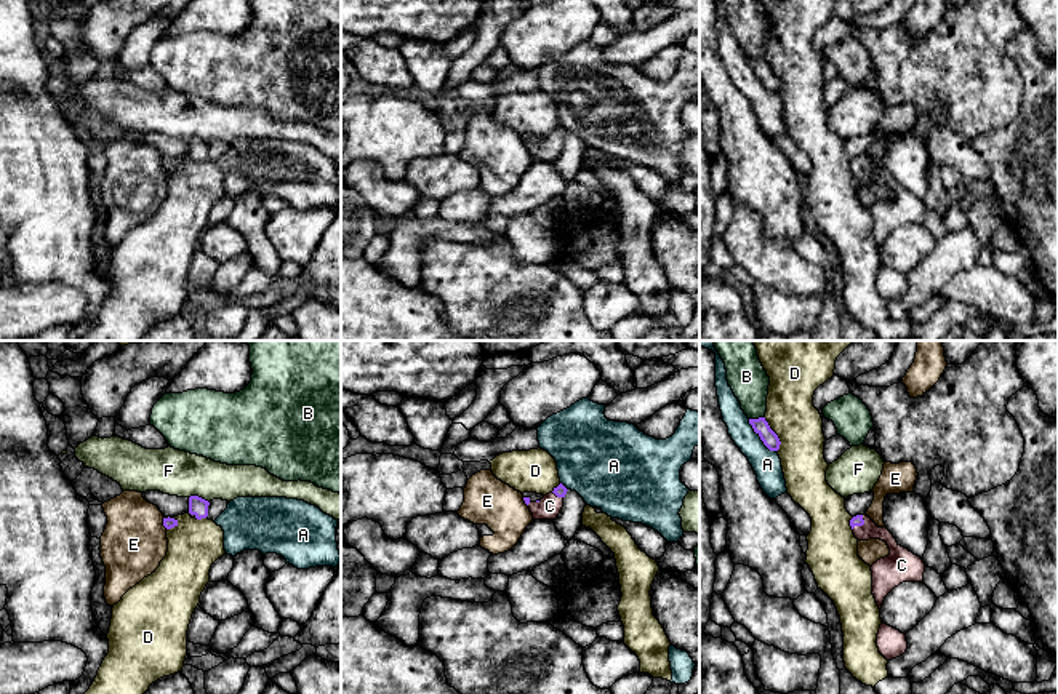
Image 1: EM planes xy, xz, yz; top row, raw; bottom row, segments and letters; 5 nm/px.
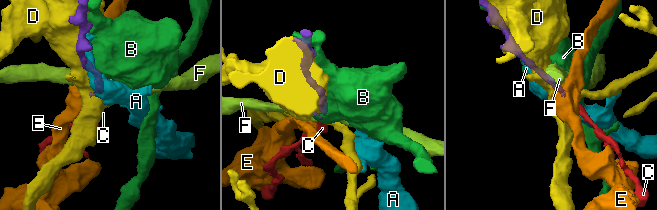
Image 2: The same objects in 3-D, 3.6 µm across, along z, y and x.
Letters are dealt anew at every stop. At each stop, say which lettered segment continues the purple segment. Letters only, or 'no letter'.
C

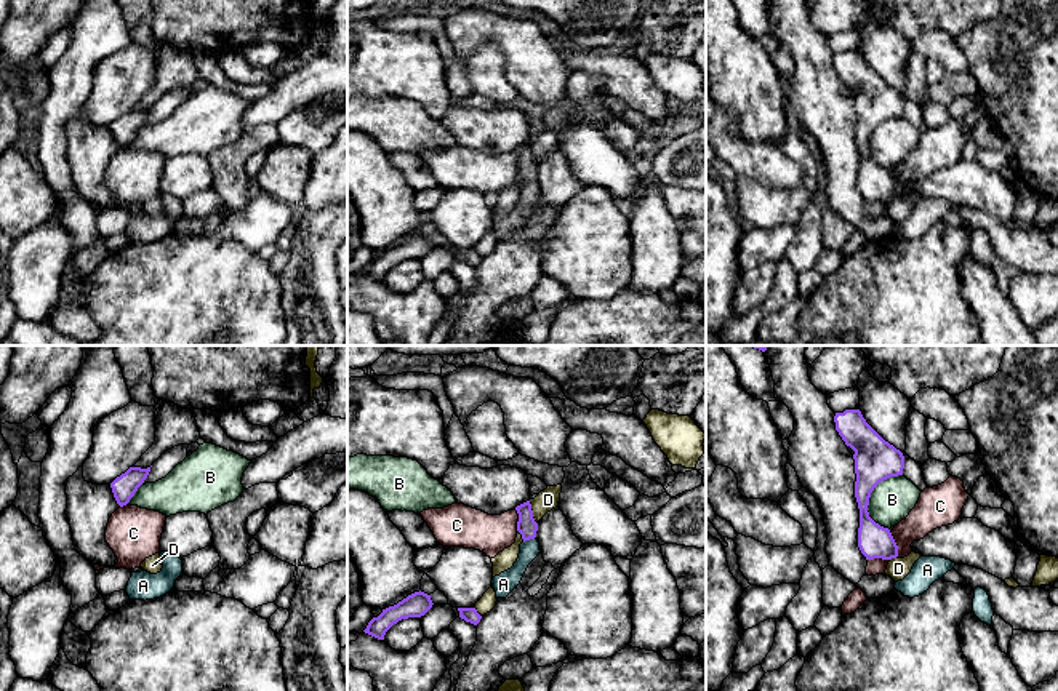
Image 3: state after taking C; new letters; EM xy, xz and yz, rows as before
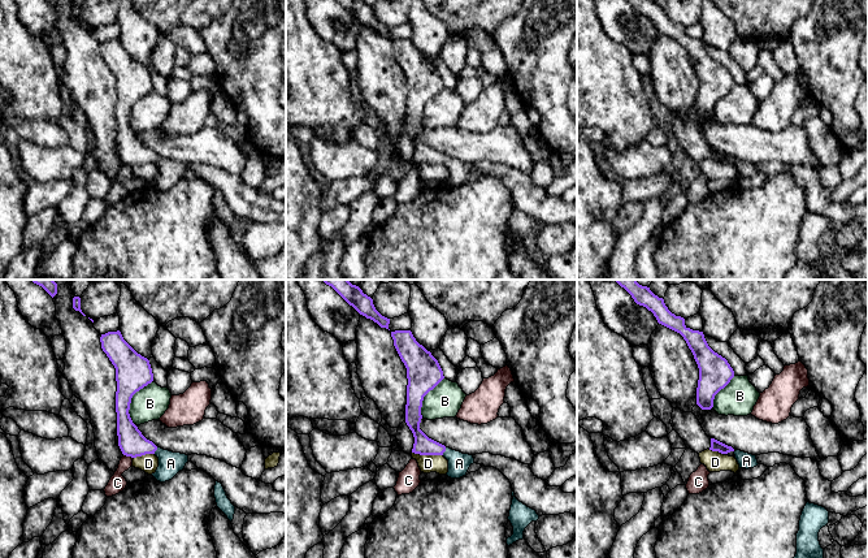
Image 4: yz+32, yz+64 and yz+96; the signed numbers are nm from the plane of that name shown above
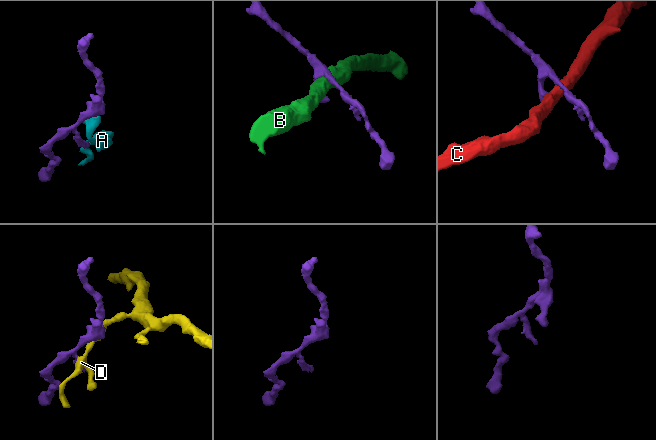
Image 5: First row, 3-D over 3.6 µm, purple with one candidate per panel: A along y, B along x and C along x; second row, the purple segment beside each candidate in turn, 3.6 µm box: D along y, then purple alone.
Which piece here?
A

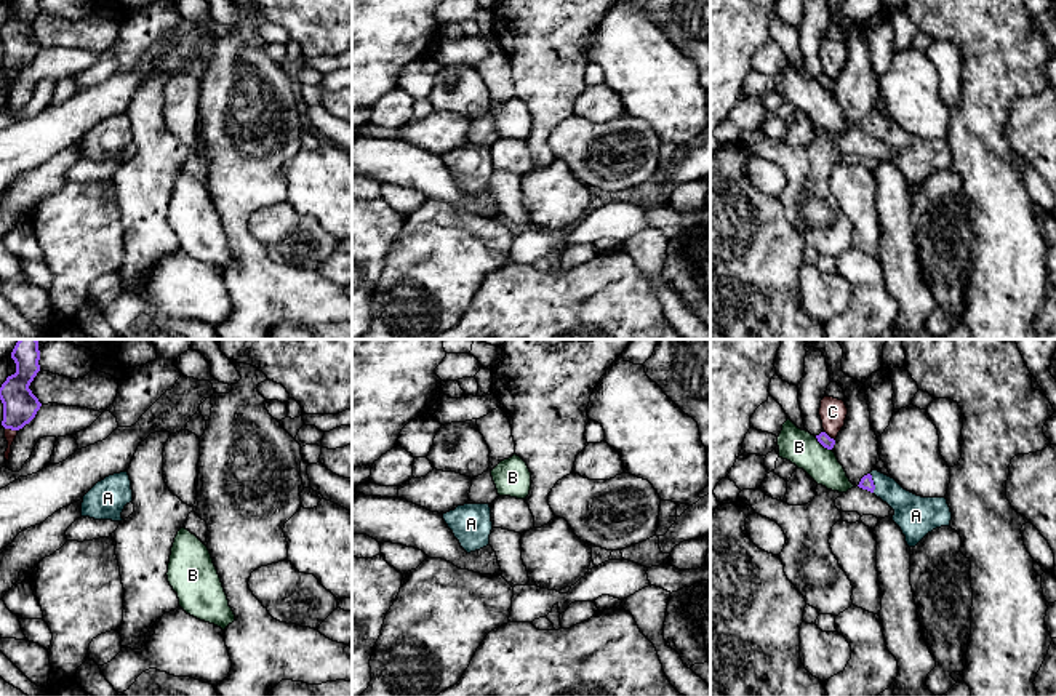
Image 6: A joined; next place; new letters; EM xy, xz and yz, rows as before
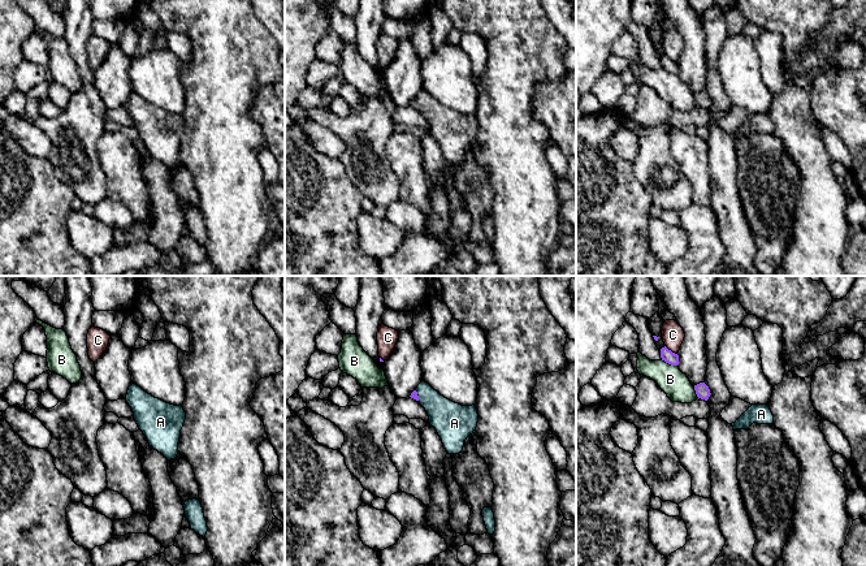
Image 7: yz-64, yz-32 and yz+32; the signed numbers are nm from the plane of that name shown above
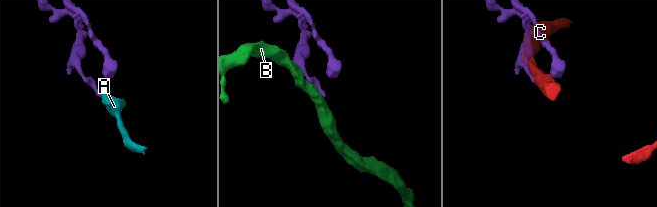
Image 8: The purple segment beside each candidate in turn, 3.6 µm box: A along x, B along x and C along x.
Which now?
A

